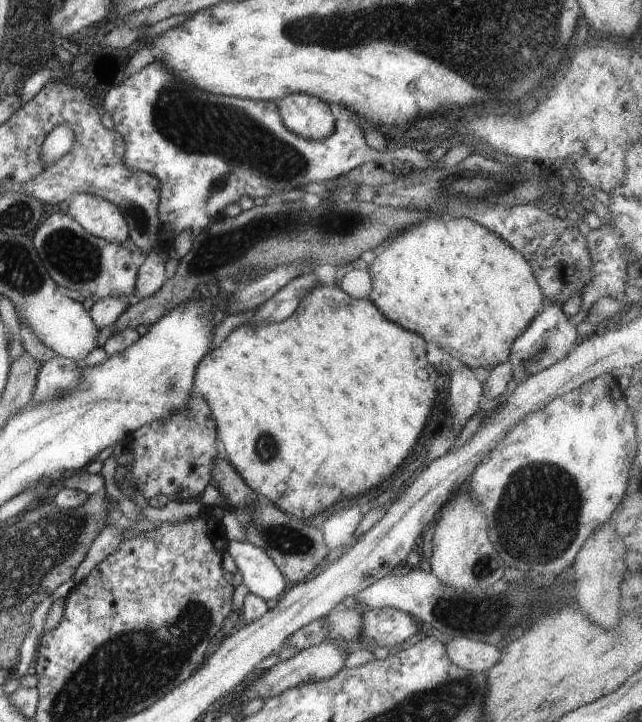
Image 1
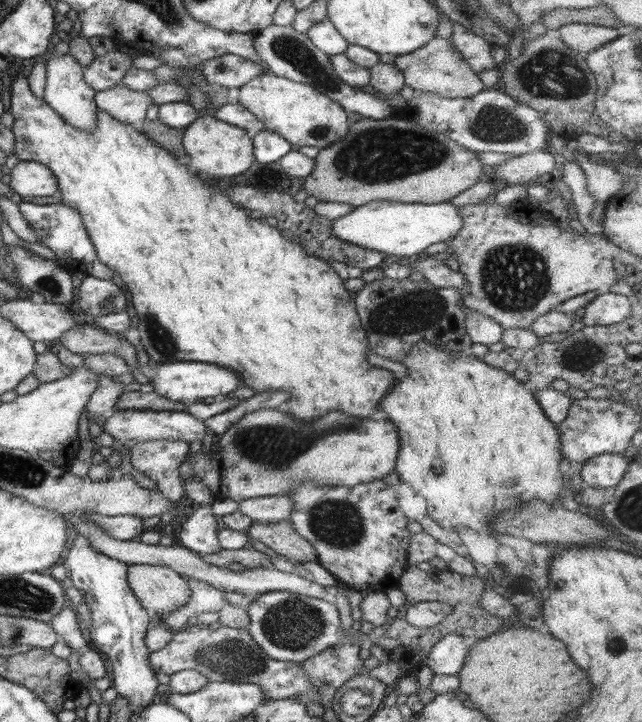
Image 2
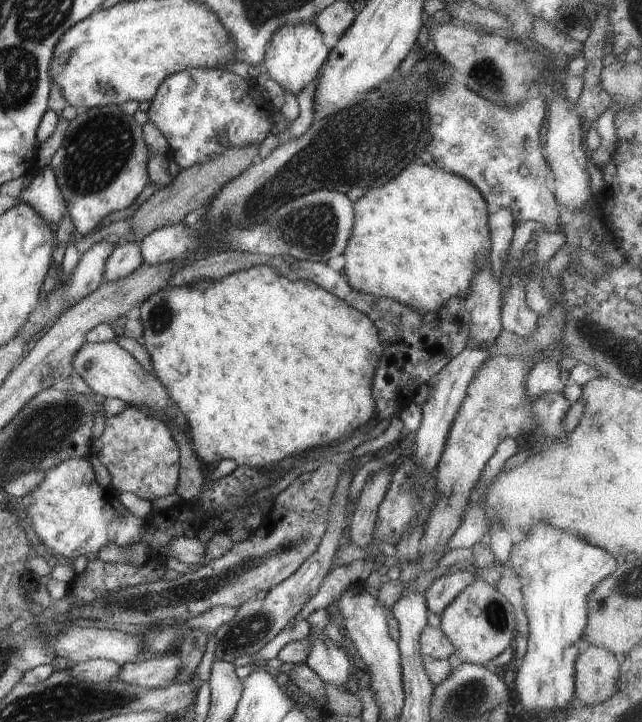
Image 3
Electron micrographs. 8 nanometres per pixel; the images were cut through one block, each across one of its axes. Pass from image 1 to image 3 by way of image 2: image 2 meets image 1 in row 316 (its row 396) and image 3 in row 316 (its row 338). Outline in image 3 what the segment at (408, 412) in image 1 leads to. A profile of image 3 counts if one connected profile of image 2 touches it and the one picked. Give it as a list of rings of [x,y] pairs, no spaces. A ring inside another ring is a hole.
[[[256,264],[252,268],[228,274],[222,280],[196,280],[186,286],[164,288],[150,296],[149,300],[144,300],[139,307],[140,322],[143,326],[141,342],[150,354],[155,376],[166,386],[170,397],[184,412],[188,426],[190,426],[194,453],[208,466],[224,459],[230,459],[234,460],[237,465],[265,469],[289,456],[302,454],[310,448],[320,448],[320,446],[333,442],[342,442],[358,429],[367,427],[377,420],[372,386],[368,386],[368,384],[372,382],[374,370],[383,354],[378,332],[366,314],[353,309],[344,300],[326,292],[313,281],[290,280],[288,276],[278,274],[272,266]]]

